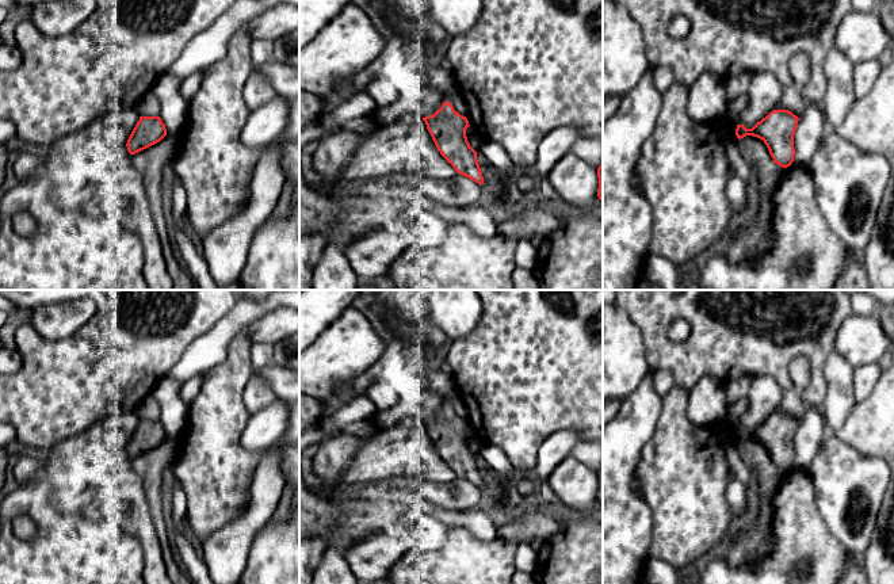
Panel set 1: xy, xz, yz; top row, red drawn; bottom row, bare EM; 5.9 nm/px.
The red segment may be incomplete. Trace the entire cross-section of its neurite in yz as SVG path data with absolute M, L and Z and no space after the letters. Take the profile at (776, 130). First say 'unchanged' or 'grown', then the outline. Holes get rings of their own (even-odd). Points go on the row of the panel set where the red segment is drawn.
unchanged | M773 110L752 129L737 125L736 135L738 140L753 135L764 141L775 164L787 168L792 164L794 134L799 118L788 110Z

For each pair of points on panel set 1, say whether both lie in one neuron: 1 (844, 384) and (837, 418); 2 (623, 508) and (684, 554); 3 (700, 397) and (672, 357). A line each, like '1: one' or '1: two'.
1: one
2: two
3: two

